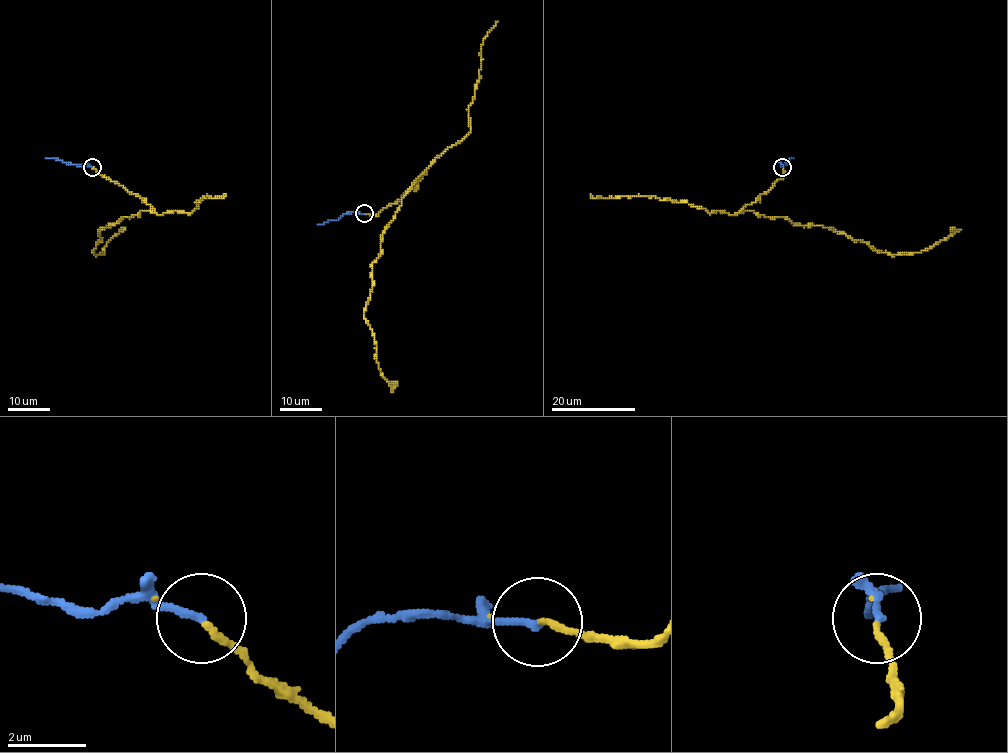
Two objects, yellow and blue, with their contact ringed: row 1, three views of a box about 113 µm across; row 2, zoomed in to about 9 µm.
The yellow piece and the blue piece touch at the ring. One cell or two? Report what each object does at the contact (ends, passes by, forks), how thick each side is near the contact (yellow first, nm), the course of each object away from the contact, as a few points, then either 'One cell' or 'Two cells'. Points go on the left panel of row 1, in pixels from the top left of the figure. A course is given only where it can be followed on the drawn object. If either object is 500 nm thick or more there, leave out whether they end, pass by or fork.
At the ring yellow ends. At the ring blue ends. Thickness 170 nm (yellow) against 190 nm. Course of yellow: (92, 167), (153, 209), (101, 228), (92, 252), (103, 253), (109, 240), (125, 227). Course of blue: (92, 167), (45, 159). One cell

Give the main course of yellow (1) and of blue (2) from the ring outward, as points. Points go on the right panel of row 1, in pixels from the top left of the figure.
1: (782, 167), (784, 175), (741, 211), (831, 228), (892, 255), (926, 251), (952, 235), (956, 231), (952, 227)
2: (782, 167), (794, 159)

